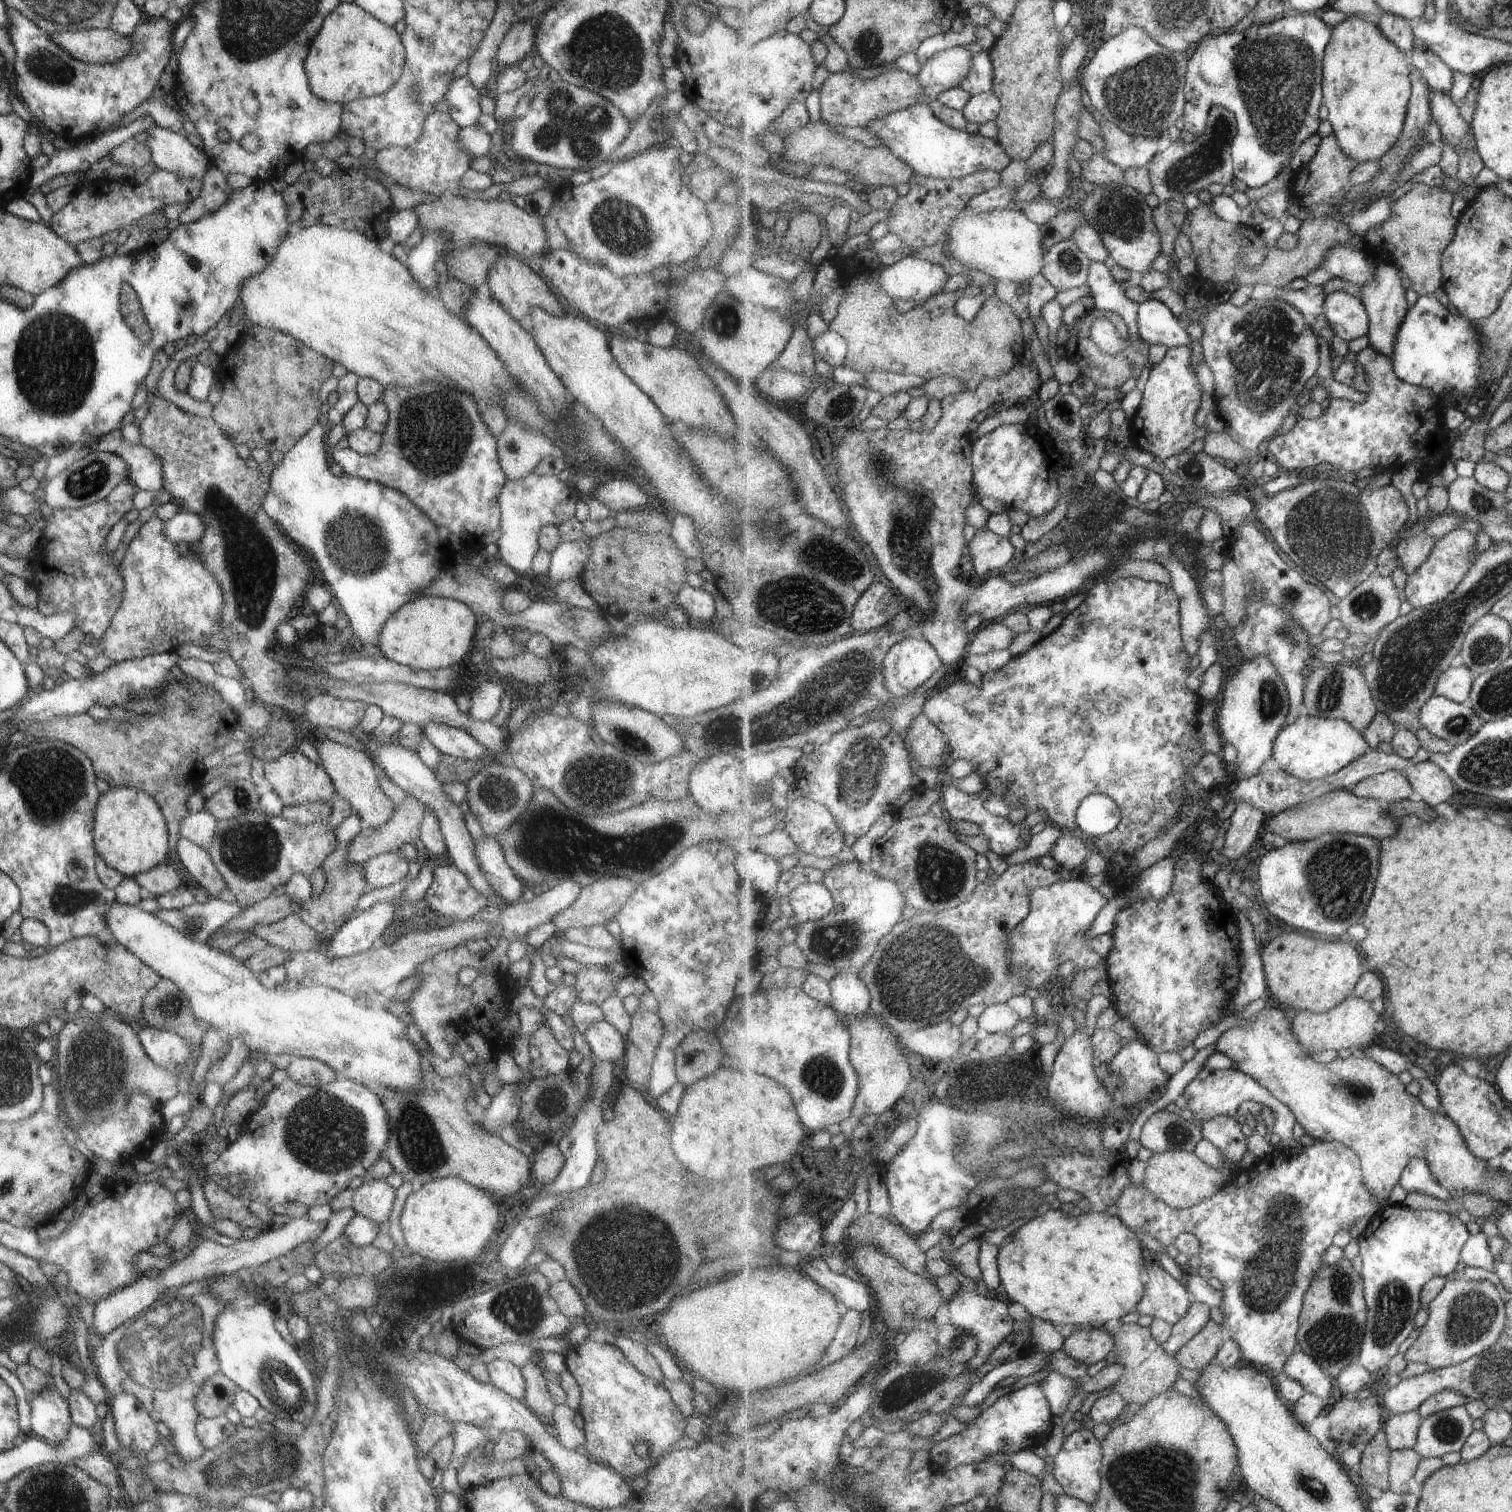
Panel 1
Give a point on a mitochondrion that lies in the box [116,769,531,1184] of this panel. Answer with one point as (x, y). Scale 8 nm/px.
(324, 1133)

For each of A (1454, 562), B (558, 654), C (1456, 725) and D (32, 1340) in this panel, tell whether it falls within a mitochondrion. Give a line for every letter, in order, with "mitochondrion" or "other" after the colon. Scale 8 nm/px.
A: mitochondrion
B: other
C: mitochondrion
D: other

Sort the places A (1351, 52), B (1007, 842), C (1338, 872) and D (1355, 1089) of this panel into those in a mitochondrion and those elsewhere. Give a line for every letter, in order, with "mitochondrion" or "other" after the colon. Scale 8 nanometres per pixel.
A: other
B: other
C: mitochondrion
D: mitochondrion

